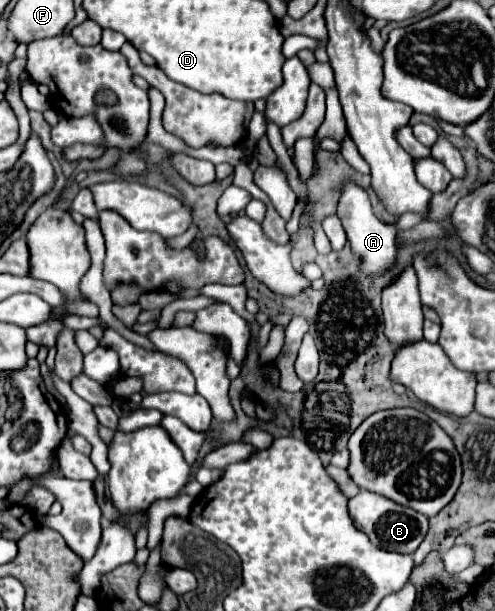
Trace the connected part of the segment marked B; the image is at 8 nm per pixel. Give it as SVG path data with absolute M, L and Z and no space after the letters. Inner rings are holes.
M360 490L358 496L348 500L348 512L350 512L354 526L358 530L362 530L376 548L382 548L388 552L414 554L428 530L428 518L424 514L420 514L416 510L408 510L406 506L400 506L384 496L378 496L374 492L366 492L366 490Z

